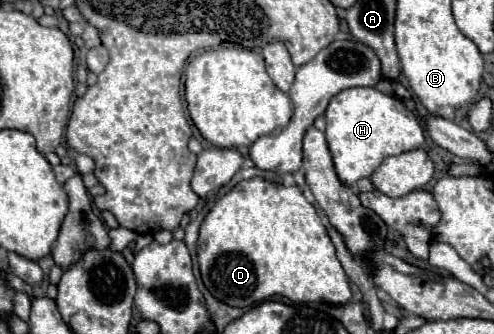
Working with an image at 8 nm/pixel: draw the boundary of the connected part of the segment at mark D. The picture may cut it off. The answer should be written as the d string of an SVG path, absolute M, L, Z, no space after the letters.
M251 178L251 180L243 180L239 182L231 192L227 192L225 196L221 196L215 206L211 208L211 212L205 216L203 220L203 226L201 226L201 232L199 232L199 252L197 252L197 258L199 258L199 270L201 270L201 280L205 284L205 288L223 304L227 306L237 306L237 308L251 308L251 306L257 306L261 304L263 300L271 298L271 296L285 296L289 298L291 302L331 302L335 306L343 306L351 300L351 290L349 290L349 278L345 274L345 270L341 268L341 262L337 260L335 256L335 246L331 244L329 240L329 234L327 234L327 228L325 228L325 222L321 218L321 214L315 210L313 204L309 204L305 200L305 196L301 194L301 190L297 186L283 186L283 184L273 184L273 182L267 182L263 178Z

